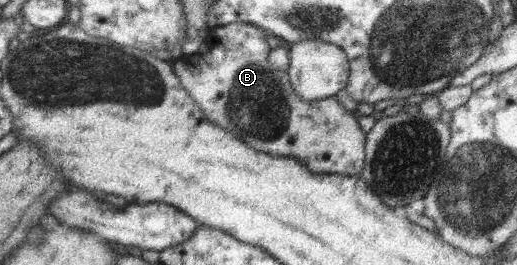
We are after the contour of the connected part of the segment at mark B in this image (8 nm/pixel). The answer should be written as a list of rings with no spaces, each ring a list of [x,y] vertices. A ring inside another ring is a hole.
[[[236,21],[236,23],[228,23],[228,25],[220,25],[216,27],[209,27],[207,36],[204,39],[204,43],[207,45],[206,53],[195,53],[192,56],[179,56],[173,59],[170,64],[172,68],[172,74],[178,78],[178,84],[182,87],[184,92],[188,92],[188,95],[196,102],[196,105],[200,107],[208,121],[216,124],[218,127],[225,129],[236,136],[240,141],[243,141],[245,145],[248,145],[251,149],[261,153],[268,153],[272,156],[286,157],[294,159],[308,168],[311,172],[317,174],[333,174],[338,176],[356,176],[362,171],[364,156],[365,156],[365,141],[366,134],[360,130],[358,121],[352,116],[352,112],[346,111],[342,106],[338,104],[335,96],[325,97],[324,99],[314,100],[312,102],[304,101],[299,95],[294,94],[292,87],[289,85],[289,79],[287,73],[276,69],[270,65],[268,58],[268,52],[270,47],[266,42],[266,32],[261,28],[255,27],[251,24],[246,24]]]

